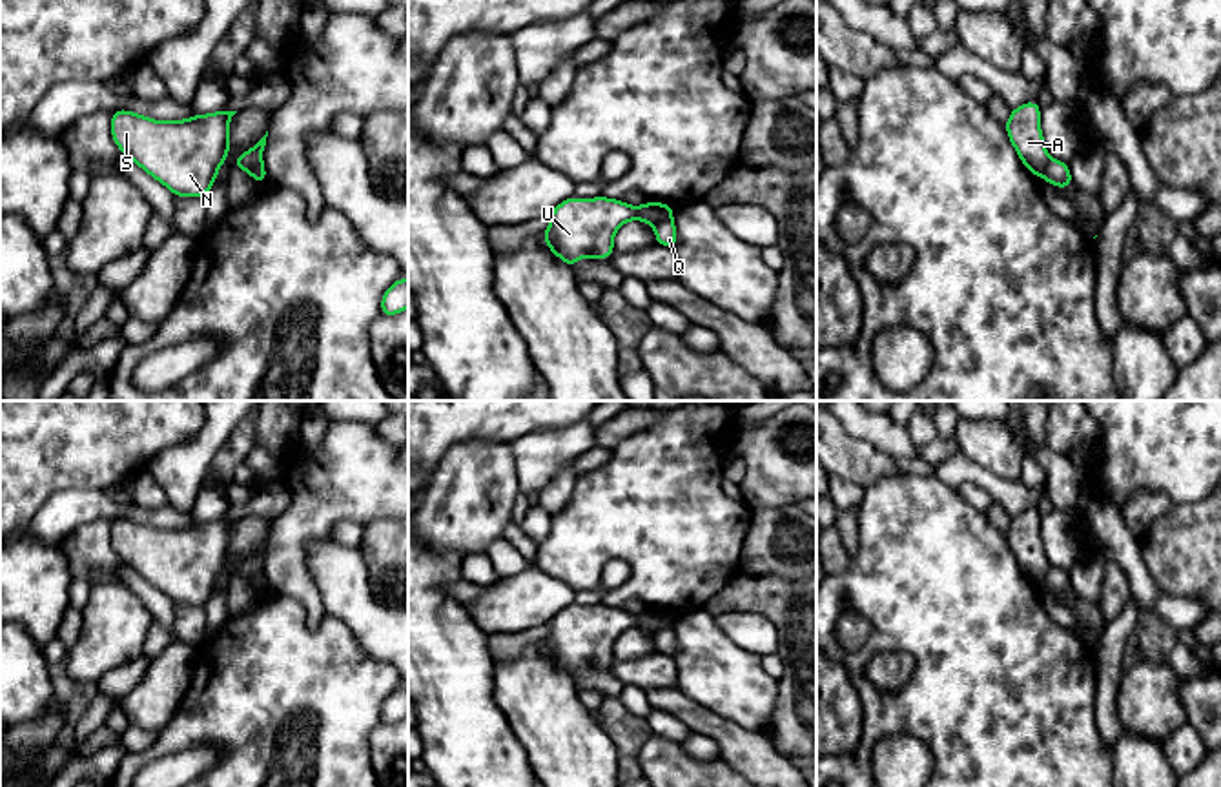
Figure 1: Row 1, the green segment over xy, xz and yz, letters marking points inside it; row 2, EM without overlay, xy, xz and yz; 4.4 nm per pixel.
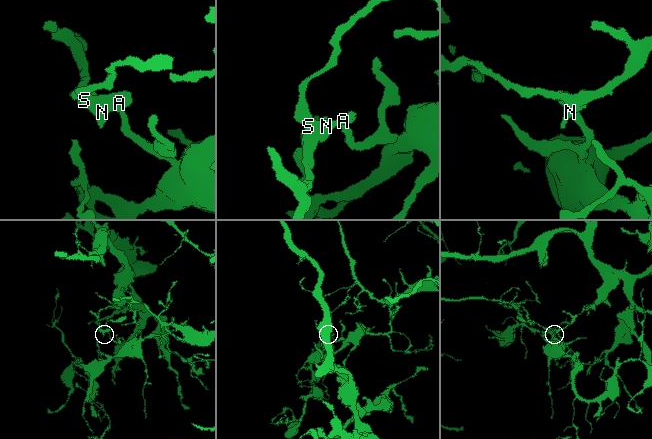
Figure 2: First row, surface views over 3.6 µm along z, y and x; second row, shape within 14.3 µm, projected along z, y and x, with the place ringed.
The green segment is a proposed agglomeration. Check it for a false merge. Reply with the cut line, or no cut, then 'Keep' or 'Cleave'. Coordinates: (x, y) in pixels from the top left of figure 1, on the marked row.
Split along yz (1050, 159), (1039, 177). Cleave

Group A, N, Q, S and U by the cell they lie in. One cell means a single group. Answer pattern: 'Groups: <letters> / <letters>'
Groups: A N S U / Q

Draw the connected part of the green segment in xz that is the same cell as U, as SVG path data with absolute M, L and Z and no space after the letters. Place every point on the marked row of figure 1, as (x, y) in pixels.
M565 199L549 213L549 228L543 240L549 250L572 270L581 257L612 259L614 233L629 220L658 224L669 220L674 208L663 202L645 202L638 208L625 200L607 199Z

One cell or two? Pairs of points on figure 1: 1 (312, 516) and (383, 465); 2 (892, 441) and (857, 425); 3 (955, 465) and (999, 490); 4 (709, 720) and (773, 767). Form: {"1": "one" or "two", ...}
{"1": "one", "2": "one", "3": "one", "4": "one"}

